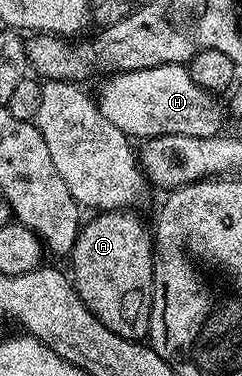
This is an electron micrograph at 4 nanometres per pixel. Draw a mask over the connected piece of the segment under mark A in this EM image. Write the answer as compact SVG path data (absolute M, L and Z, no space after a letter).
M99 211L94 214L91 222L80 228L74 247L69 254L71 269L69 276L75 285L77 295L113 331L113 335L121 335L121 339L143 341L151 331L151 296L155 290L153 271L155 270L155 246L150 228L143 226L139 217L134 217L131 211Z

